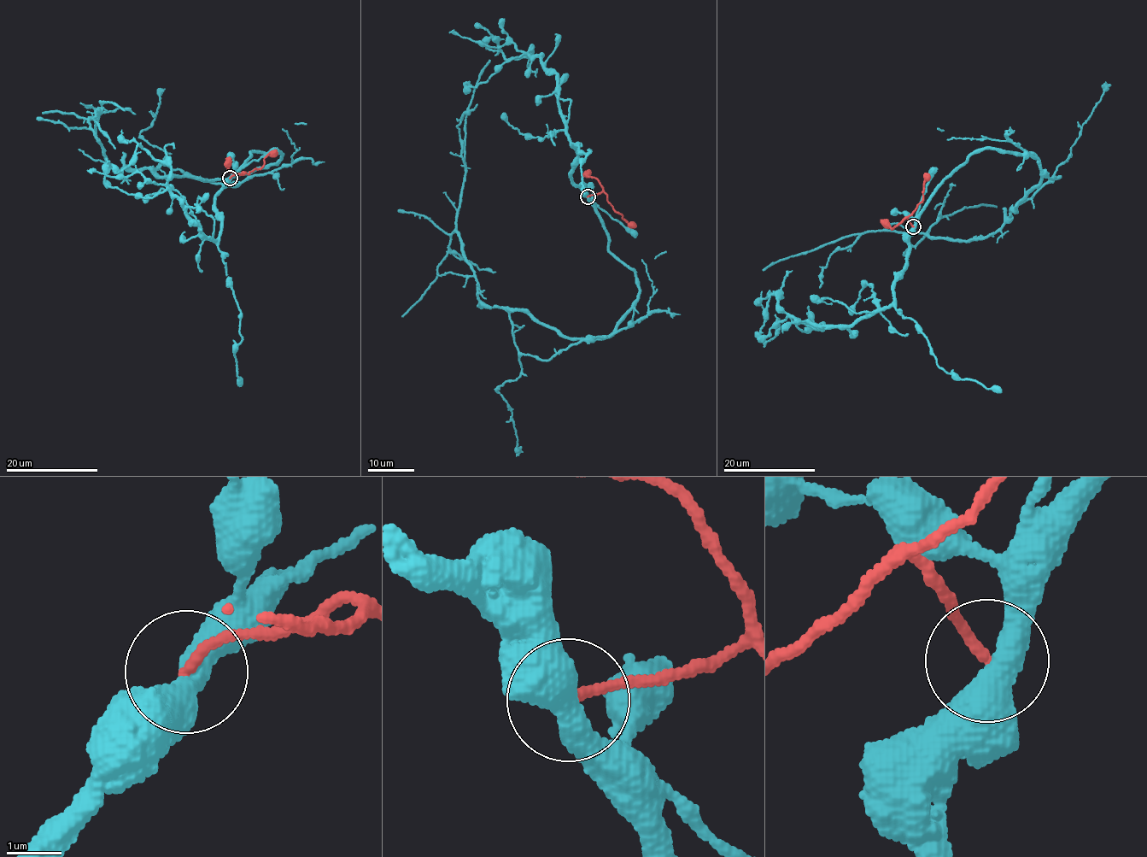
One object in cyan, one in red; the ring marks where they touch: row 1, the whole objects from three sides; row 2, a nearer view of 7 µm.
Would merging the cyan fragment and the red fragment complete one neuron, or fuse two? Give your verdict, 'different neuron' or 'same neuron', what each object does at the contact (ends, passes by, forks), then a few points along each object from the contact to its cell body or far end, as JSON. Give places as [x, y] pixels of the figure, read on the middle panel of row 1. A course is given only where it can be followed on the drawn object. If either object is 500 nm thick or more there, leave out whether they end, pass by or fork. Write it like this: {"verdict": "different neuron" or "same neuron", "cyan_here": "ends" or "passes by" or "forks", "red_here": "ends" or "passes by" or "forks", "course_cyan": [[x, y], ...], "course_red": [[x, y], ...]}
{"verdict": "different neuron", "course_cyan": [[588, 196], [639, 288], [611, 331], [564, 337], [482, 302], [456, 214], [468, 108], [489, 60]], "course_red": [[588, 196], [603, 191], [623, 219], [635, 226]]}

